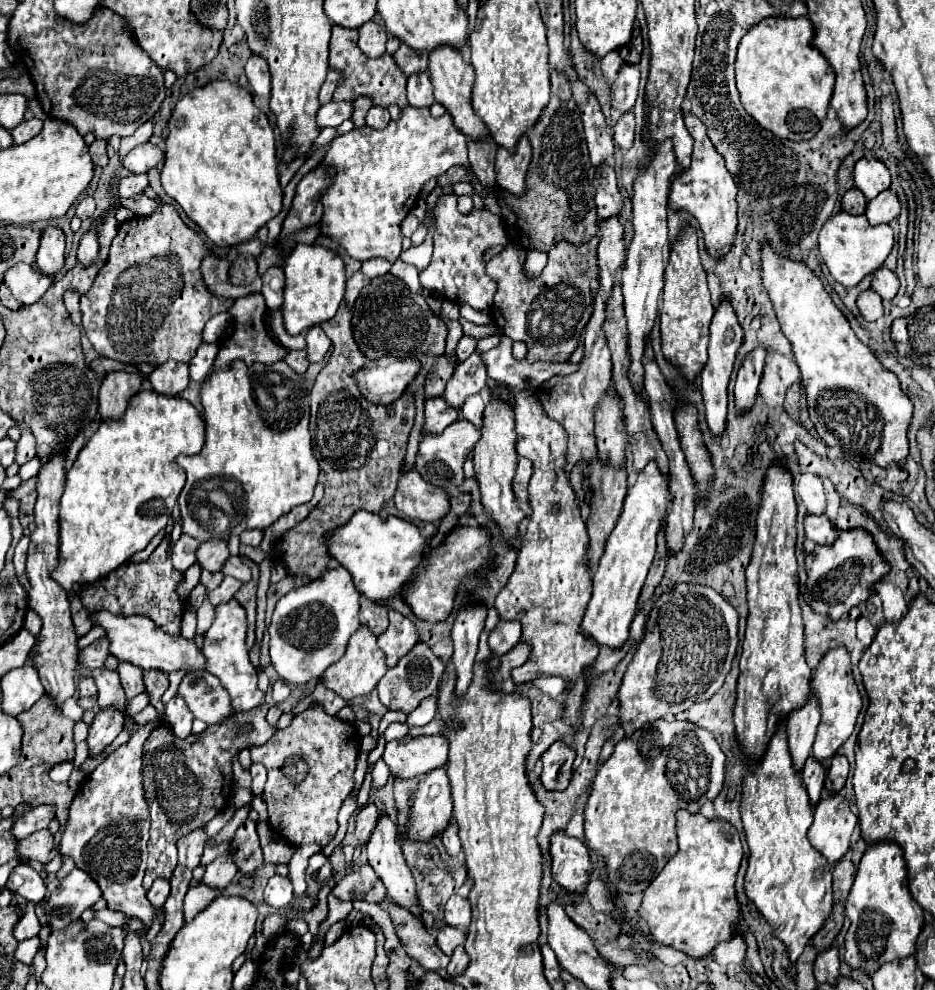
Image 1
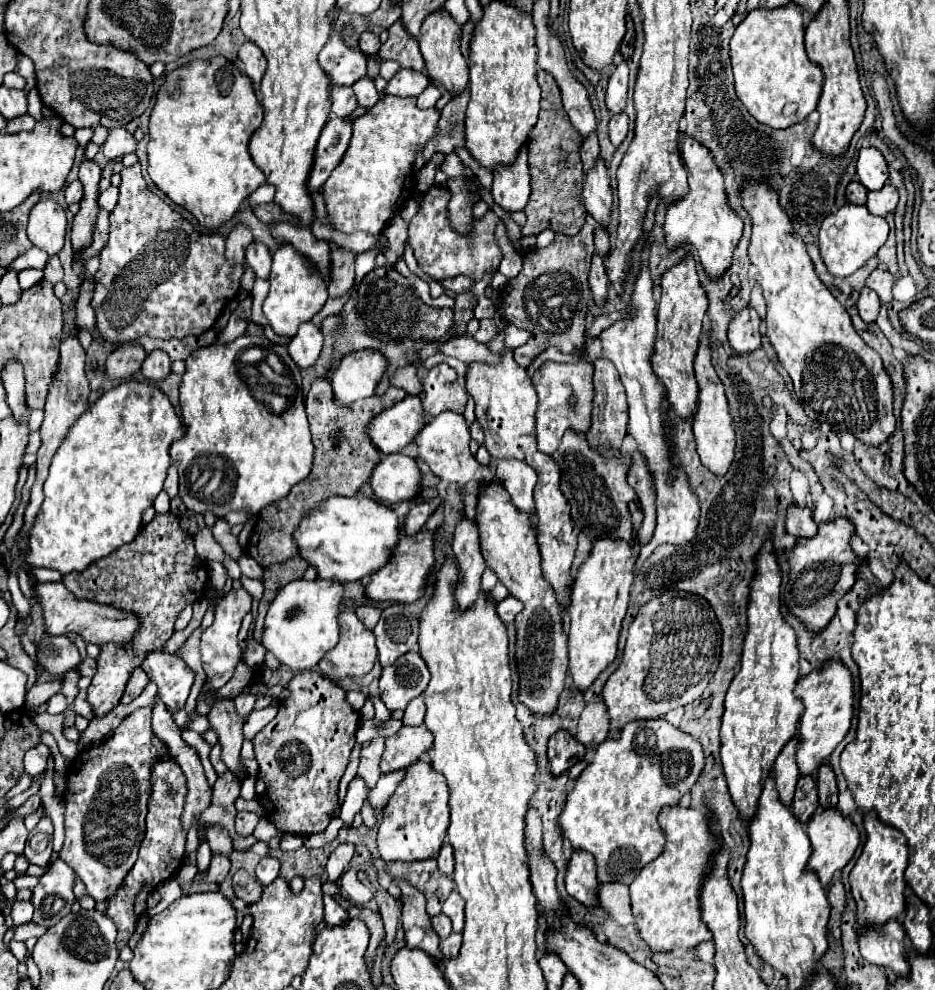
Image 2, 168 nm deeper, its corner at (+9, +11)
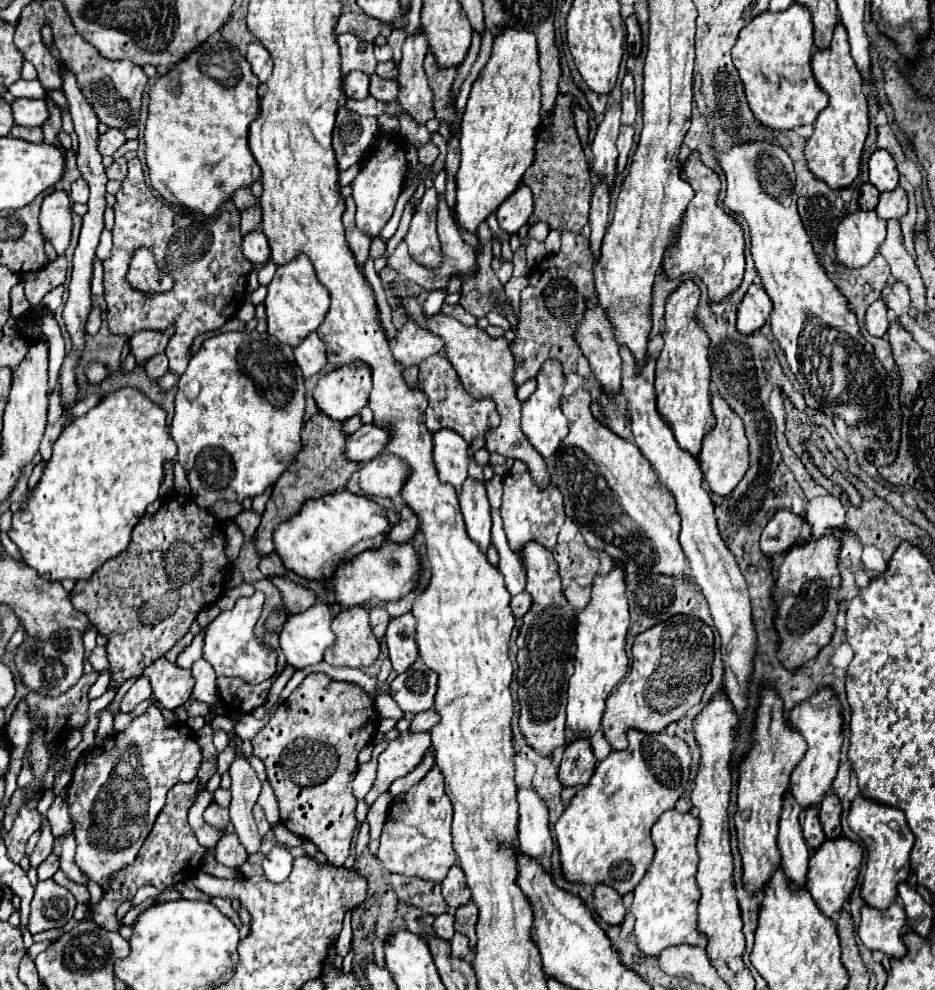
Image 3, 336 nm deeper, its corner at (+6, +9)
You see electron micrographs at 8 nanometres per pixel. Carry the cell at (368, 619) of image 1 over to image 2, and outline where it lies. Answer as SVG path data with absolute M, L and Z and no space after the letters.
M359 605L359 607L355 607L355 613L363 621L365 627L373 629L373 625L377 625L377 621L379 621L381 609L377 605Z

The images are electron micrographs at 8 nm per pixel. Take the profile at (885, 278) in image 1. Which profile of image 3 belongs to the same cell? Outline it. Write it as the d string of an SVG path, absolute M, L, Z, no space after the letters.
M896 283L894 287L886 285L882 291L882 299L894 317L902 317L910 311L910 293L908 287L904 287L902 283Z

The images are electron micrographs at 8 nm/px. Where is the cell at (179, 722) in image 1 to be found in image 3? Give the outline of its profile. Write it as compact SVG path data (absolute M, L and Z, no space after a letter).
M166 657L156 659L144 669L144 677L150 679L154 697L164 709L176 709L190 699L194 689L194 677L190 671L176 667Z

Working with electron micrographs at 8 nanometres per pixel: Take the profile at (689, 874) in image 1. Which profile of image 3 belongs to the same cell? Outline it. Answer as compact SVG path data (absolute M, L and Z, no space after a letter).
M676 809L662 813L658 823L652 827L656 853L644 879L634 889L634 901L630 905L630 911L636 917L634 935L638 941L638 949L646 955L658 955L662 949L682 943L696 947L706 945L706 937L700 935L696 927L698 921L696 907L700 901L700 887L696 883L698 829L700 829L698 817L694 817L692 813L678 813Z

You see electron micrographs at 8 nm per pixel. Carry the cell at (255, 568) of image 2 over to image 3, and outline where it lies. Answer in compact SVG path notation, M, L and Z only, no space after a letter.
M272 577L272 581L276 581L276 587L280 587L284 605L292 613L302 613L316 603L316 595L312 591L308 591L306 587L296 585L296 583L292 583L288 579L282 579L282 577Z

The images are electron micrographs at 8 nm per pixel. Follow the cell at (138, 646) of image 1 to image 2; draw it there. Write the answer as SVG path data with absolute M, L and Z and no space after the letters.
M37 583L35 587L35 599L43 605L43 617L45 617L45 629L49 635L67 635L69 631L79 633L87 643L95 645L131 645L135 635L141 629L141 619L135 613L117 609L113 605L103 605L97 601L81 601L75 599L73 593L65 589L63 583Z

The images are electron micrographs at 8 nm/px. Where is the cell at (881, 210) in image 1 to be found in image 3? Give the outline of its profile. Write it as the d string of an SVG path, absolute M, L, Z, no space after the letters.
M896 187L890 193L882 193L880 195L880 203L876 207L876 213L880 215L880 219L900 219L904 217L908 211L908 197L906 191L902 187Z

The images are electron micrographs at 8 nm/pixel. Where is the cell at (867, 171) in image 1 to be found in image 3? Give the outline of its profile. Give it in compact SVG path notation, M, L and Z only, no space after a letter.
M878 149L870 157L870 183L878 191L892 191L898 187L898 171L892 155L884 149Z

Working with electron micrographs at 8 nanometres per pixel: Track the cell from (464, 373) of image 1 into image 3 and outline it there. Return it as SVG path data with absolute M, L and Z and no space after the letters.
M430 355L418 367L420 367L418 385L428 395L428 409L426 409L428 431L436 433L438 429L446 427L446 429L460 433L472 449L482 449L486 443L486 433L496 429L496 425L500 423L500 415L496 411L494 401L488 397L478 401L472 395L468 395L458 379L454 367L442 355Z

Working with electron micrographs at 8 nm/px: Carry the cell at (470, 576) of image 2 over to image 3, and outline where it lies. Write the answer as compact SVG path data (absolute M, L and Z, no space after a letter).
M468 477L460 491L460 507L464 513L468 535L476 543L480 543L482 549L488 549L492 517L490 517L490 501L484 483L478 483Z

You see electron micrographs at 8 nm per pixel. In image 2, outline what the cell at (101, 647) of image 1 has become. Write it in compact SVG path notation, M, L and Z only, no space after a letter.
M45 635L39 645L37 657L41 661L41 667L51 675L67 673L81 663L81 655L79 655L77 645L65 635L61 635L61 637Z

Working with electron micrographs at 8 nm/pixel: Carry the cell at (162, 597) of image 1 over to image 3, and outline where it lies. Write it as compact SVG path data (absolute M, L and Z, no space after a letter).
M174 493L170 499L162 501L154 515L146 513L140 517L132 531L132 543L124 553L106 561L90 579L76 581L70 593L74 609L86 613L90 623L98 627L98 633L108 637L106 649L112 669L110 687L120 687L128 677L142 675L152 661L162 657L190 631L200 609L218 601L224 589L222 581L226 581L232 567L232 559L226 555L226 535L222 527L224 525L208 509L196 505L192 495Z

